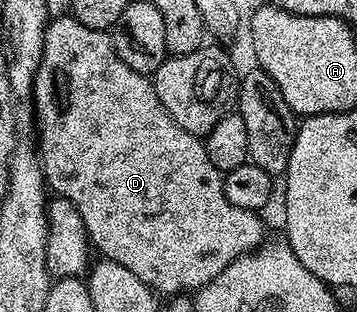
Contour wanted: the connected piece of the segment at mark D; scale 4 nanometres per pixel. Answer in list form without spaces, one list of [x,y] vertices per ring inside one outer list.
[[[71,16],[52,18],[48,27],[44,29],[42,60],[34,76],[30,102],[34,107],[34,145],[40,155],[40,167],[44,173],[47,189],[59,197],[68,198],[70,204],[78,208],[78,216],[82,216],[82,224],[88,233],[89,243],[95,249],[97,246],[105,259],[116,261],[134,272],[134,275],[144,281],[157,295],[180,296],[185,292],[199,292],[236,258],[242,257],[243,254],[251,254],[265,241],[261,215],[255,210],[238,208],[230,204],[230,200],[226,200],[224,174],[218,168],[214,168],[214,164],[210,164],[210,156],[203,141],[197,135],[186,132],[186,128],[179,126],[170,116],[170,112],[166,112],[162,100],[158,100],[158,92],[152,87],[149,75],[134,72],[134,68],[130,68],[120,59],[109,31],[86,28],[86,24]]]

